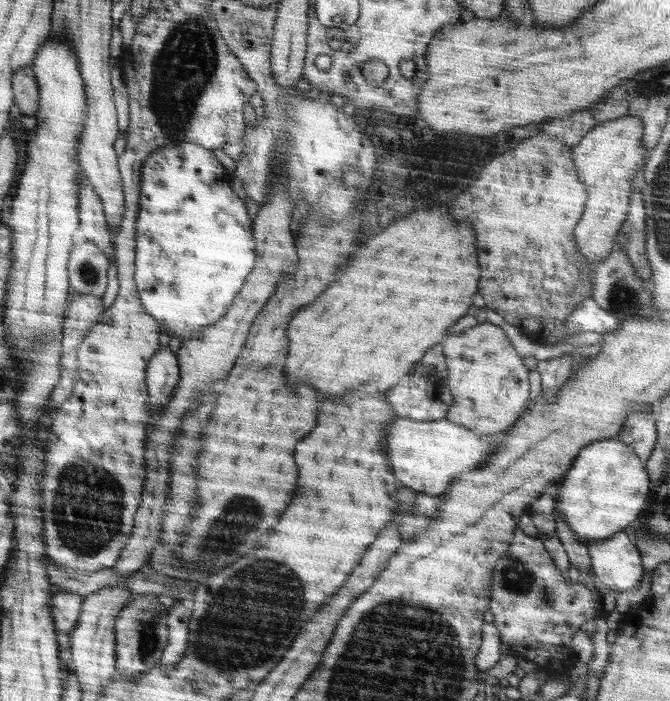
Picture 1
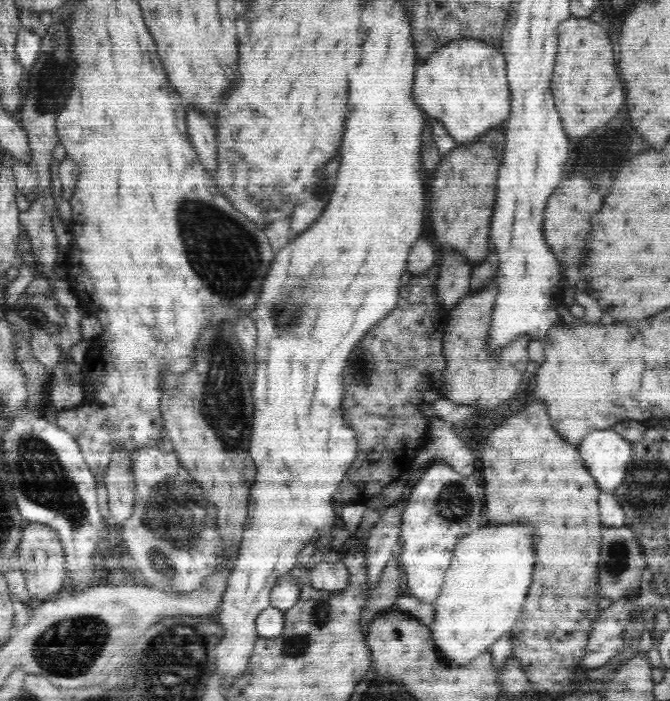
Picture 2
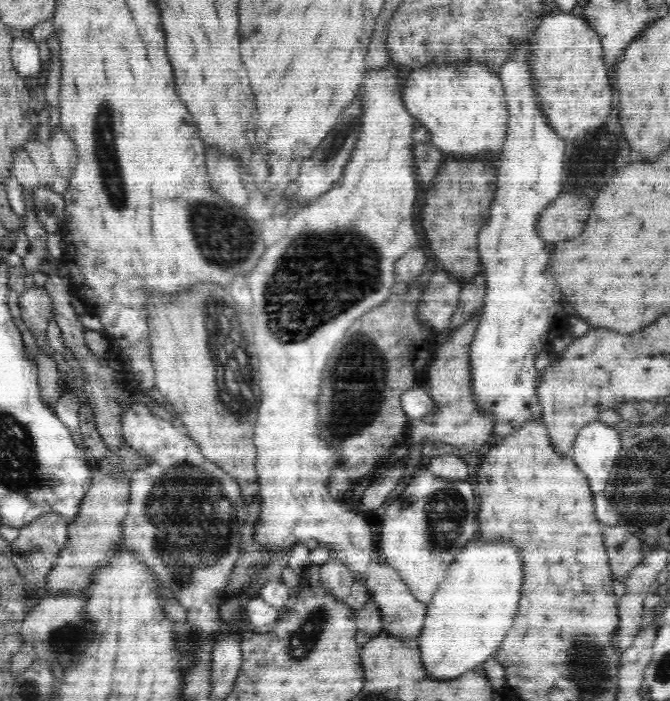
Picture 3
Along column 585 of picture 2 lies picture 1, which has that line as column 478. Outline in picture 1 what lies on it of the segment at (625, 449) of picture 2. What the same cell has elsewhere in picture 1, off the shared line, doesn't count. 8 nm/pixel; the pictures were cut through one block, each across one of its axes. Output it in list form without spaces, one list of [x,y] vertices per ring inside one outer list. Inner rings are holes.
[[[398,417],[398,420],[392,419],[388,428],[386,428],[386,448],[384,450],[386,450],[386,460],[390,462],[390,468],[394,468],[394,476],[398,477],[398,480],[401,480],[404,486],[418,488],[417,491],[420,493],[428,492],[430,496],[436,496],[436,494],[442,494],[446,490],[446,484],[454,476],[480,466],[482,458],[486,458],[492,452],[492,448],[498,446],[500,436],[503,436],[503,434],[497,433],[486,436],[486,438],[480,438],[472,430],[446,419],[416,421]]]

